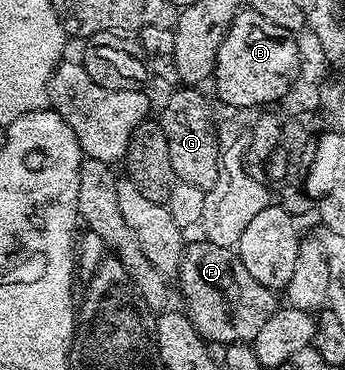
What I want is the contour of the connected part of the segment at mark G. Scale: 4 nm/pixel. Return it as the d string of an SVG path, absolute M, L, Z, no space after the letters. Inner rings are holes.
M178 88L166 102L160 121L164 136L168 140L168 156L172 160L175 179L196 184L196 188L208 191L218 179L220 151L218 149L218 127L210 102L198 88Z

